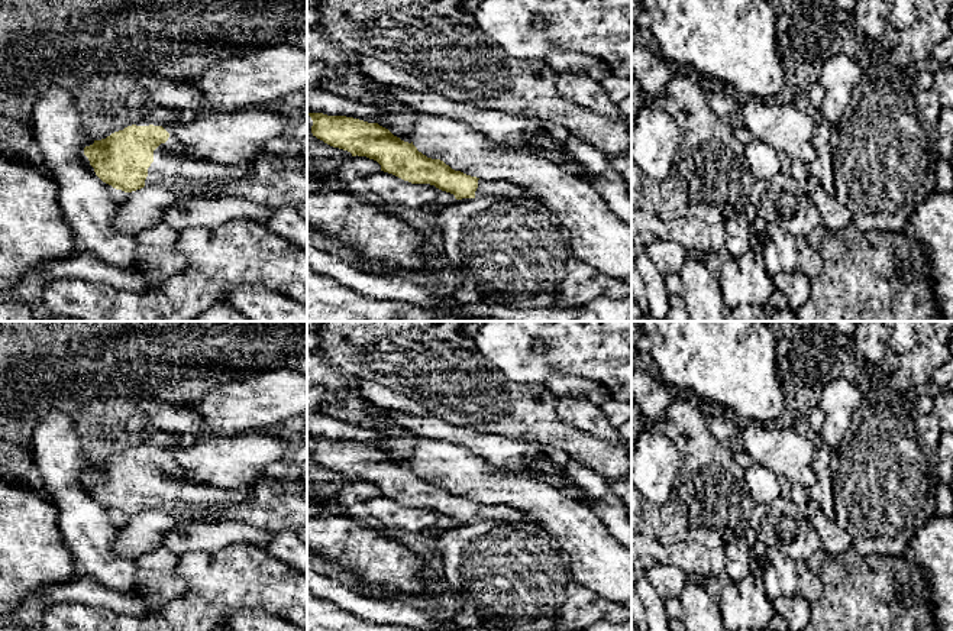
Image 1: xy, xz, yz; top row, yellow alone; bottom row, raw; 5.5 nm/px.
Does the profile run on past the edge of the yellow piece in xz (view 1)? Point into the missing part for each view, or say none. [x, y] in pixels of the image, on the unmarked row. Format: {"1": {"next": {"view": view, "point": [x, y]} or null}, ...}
{"1": {"next": {"view": "xz", "point": [485, 513]}}}

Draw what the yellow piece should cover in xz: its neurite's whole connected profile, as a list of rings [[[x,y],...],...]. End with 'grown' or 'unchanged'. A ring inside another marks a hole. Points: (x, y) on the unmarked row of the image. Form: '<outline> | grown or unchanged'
[[[308,437],[311,457],[324,467],[348,475],[352,480],[366,480],[381,489],[381,495],[411,508],[430,508],[450,517],[456,524],[479,521],[530,521],[523,512],[507,505],[485,505],[452,494],[440,483],[432,483],[408,466],[394,460],[378,447],[346,440]]] | grown

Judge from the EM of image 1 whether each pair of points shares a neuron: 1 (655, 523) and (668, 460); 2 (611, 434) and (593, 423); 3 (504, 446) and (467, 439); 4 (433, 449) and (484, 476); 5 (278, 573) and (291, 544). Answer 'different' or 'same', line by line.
1: different
2: same
3: same
4: same
5: different

